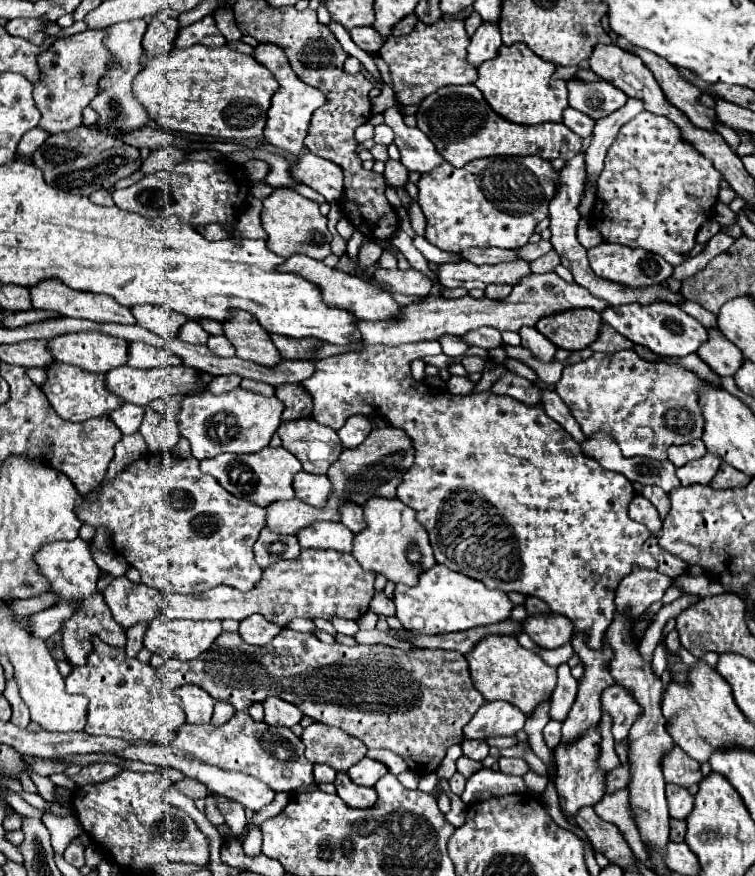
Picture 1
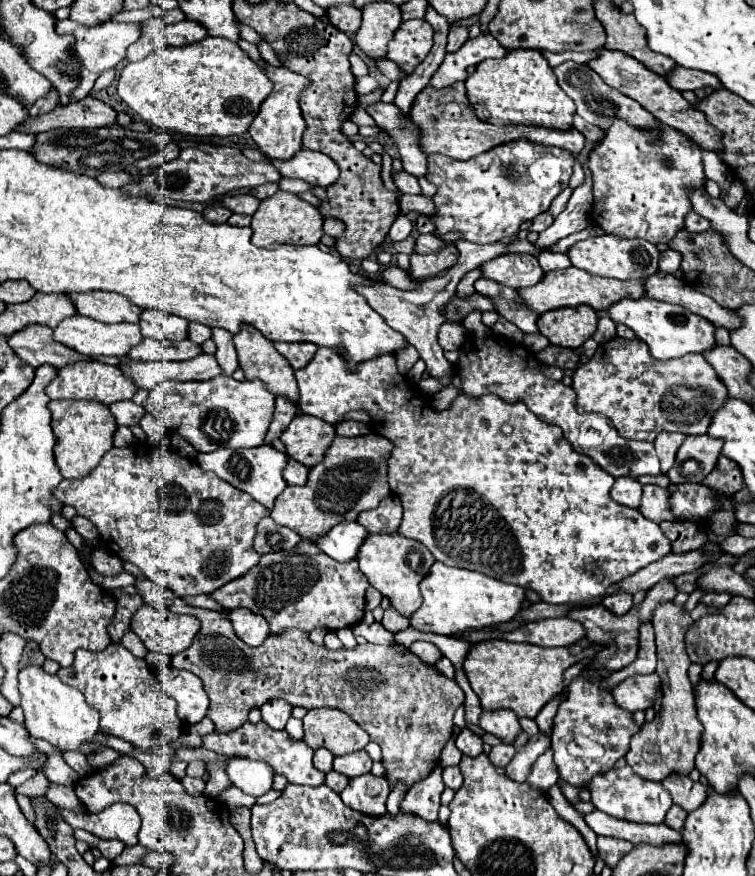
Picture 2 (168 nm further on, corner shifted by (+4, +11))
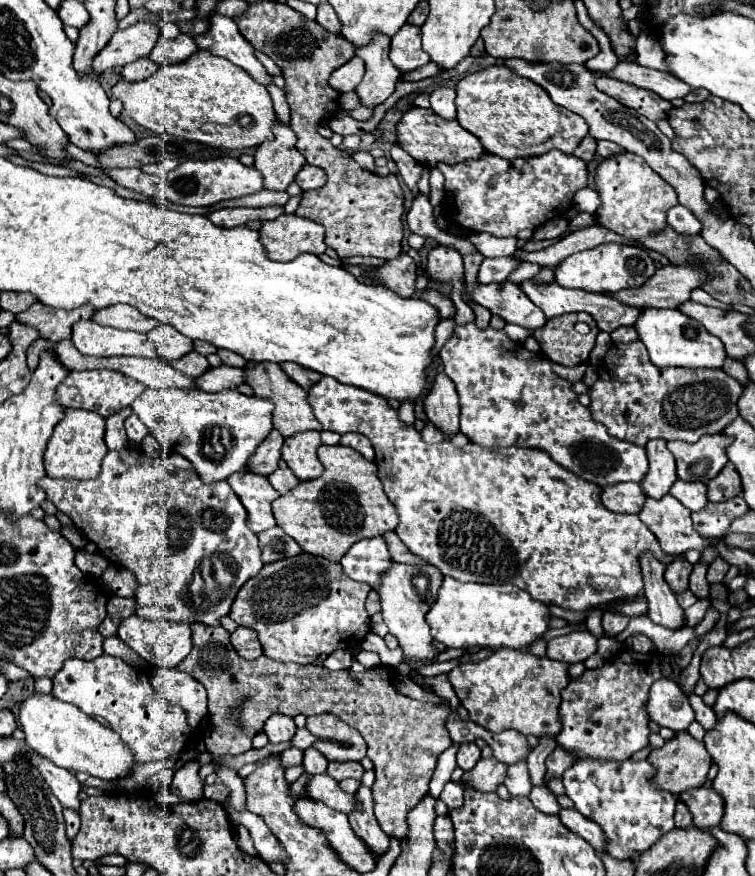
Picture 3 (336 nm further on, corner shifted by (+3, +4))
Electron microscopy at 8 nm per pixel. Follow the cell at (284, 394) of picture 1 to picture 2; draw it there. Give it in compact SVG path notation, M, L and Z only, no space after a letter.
M277 396L277 406L275 406L275 416L273 416L273 422L269 426L269 432L267 432L267 438L265 442L271 444L273 438L279 438L281 432L287 428L287 424L293 420L293 416L297 414L297 406L285 398L285 396Z

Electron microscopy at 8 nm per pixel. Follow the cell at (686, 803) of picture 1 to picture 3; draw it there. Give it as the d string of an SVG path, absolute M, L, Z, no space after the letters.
M696 787L678 795L694 817L694 825L700 829L718 827L724 815L724 799L712 787Z

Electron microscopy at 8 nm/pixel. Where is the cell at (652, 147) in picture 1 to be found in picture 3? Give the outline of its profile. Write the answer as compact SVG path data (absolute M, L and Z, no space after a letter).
M632 153L604 159L596 171L596 187L602 199L602 207L596 211L598 223L628 239L640 239L662 231L666 227L666 211L678 203L676 191Z

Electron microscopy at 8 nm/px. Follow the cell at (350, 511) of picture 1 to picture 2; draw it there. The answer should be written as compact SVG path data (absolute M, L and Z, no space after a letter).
M389 494L379 506L377 514L363 512L359 514L357 522L367 528L367 532L387 532L397 530L401 524L401 502L395 498L395 494Z

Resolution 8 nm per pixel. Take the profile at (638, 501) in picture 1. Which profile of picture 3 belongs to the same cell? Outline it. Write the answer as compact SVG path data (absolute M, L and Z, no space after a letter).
M625 482L602 487L600 501L614 513L640 513L646 497L638 483Z

